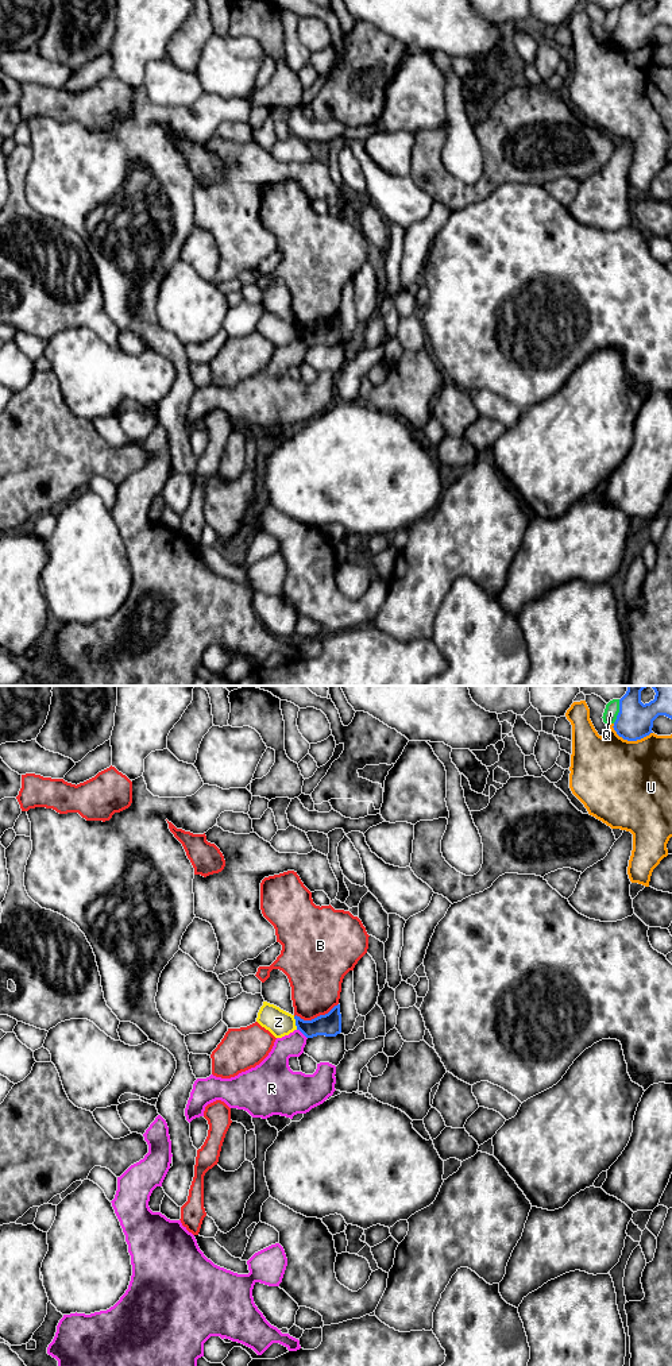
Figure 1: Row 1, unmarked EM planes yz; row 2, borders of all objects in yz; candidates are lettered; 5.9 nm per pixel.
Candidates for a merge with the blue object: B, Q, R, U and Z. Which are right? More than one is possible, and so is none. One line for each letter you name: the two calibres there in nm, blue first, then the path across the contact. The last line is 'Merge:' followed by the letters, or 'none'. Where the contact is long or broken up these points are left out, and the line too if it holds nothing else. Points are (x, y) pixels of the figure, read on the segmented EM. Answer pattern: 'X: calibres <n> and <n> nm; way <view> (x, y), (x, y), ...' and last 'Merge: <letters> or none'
Merge: none

